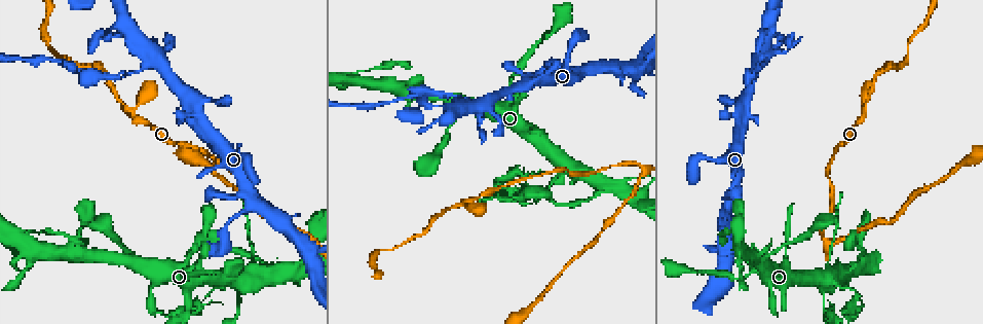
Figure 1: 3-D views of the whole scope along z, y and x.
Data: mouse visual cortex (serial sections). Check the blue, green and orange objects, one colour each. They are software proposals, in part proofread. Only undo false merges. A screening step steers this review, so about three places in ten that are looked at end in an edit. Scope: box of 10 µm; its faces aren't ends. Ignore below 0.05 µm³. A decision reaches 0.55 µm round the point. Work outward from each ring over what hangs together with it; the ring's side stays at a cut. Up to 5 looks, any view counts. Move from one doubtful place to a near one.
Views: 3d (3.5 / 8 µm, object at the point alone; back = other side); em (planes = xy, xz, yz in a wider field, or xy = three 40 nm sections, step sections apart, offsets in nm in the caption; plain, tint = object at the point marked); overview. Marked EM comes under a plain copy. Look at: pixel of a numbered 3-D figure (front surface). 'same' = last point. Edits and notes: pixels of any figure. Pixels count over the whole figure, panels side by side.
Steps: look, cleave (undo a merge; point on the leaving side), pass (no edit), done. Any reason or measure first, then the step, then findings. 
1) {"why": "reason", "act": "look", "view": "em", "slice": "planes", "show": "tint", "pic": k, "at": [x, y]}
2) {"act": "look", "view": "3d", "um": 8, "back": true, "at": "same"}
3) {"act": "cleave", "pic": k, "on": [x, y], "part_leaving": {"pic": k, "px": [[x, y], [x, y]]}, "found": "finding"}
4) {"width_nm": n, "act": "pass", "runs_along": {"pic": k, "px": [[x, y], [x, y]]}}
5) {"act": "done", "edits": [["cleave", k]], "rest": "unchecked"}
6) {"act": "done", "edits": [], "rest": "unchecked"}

{"why": "thin arm on a thick one", "act": "look", "view": "3d", "um": 3.5, "pic": 1, "at": [842, 274]}

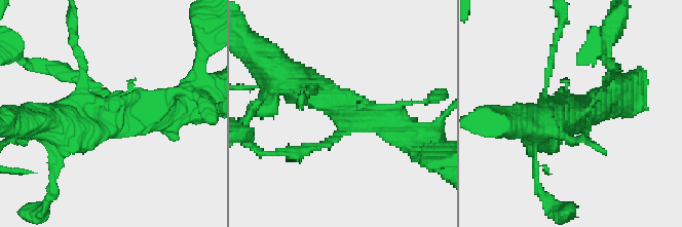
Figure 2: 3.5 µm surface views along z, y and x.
{"why": "need the tissue", "act": "look", "view": "em", "slice": "xy", "step": 3, "show": "tint", "pic": 2, "at": [571, 111]}

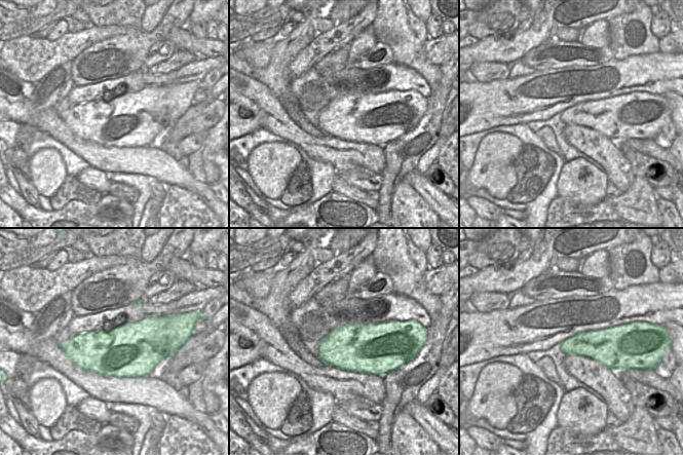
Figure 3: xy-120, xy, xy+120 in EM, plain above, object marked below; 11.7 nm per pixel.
{"act": "pass", "found": "continuous, no second cell"}

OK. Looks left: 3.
{"why": "branch point", "act": "look", "view": "3d", "um": 3.5, "pic": 1, "at": [132, 113]}

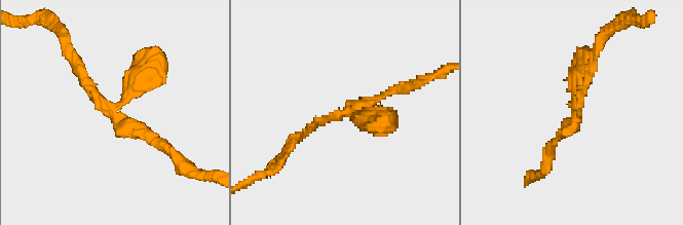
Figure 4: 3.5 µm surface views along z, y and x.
{"arms": 3, "arm_widths_nm": [150, 150, 300], "act": "look", "view": "em", "slice": "xy", "step": 1, "show": "tint", "pic": 4, "at": [347, 112]}

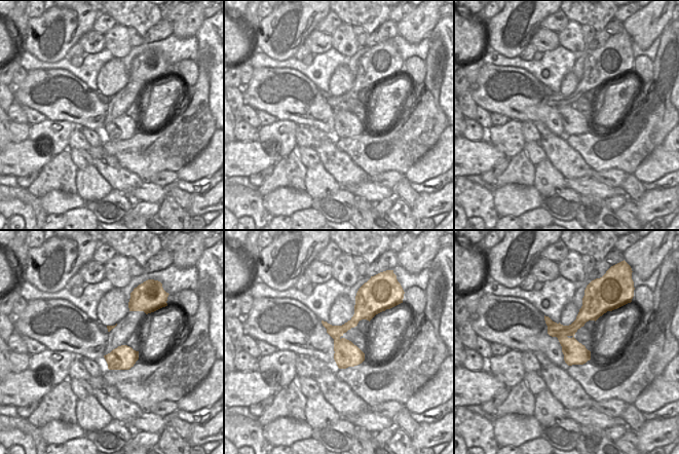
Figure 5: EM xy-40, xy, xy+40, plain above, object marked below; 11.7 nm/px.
{"width_nm": 300, "act": "pass", "runs_along": {"pic": 4, "px": [[168, 149], [127, 127], [74, 61]]}, "found": "continuous, no second cell"}

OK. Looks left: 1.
{"act": "done", "edits": [], "rest": "unchecked"}

